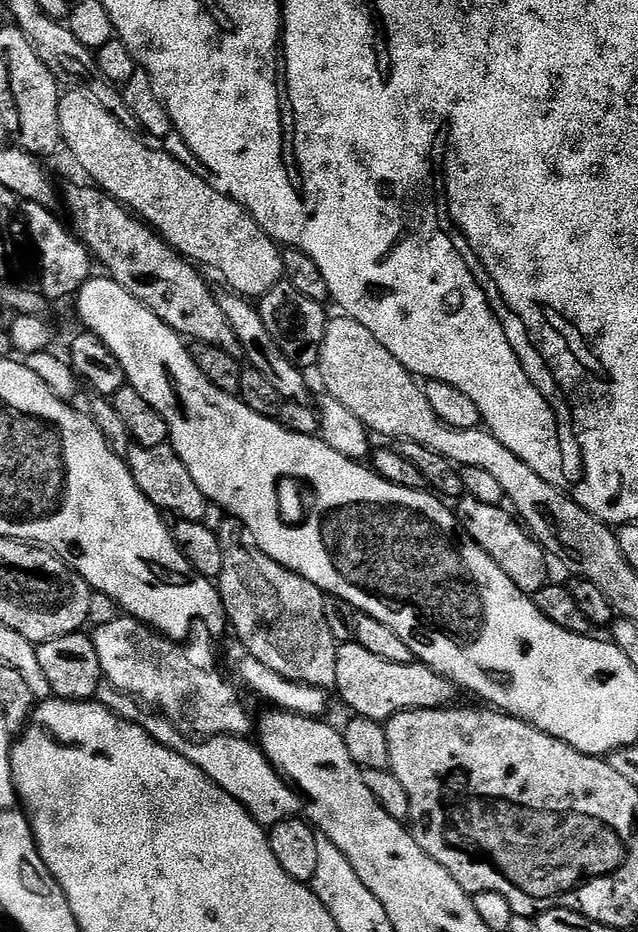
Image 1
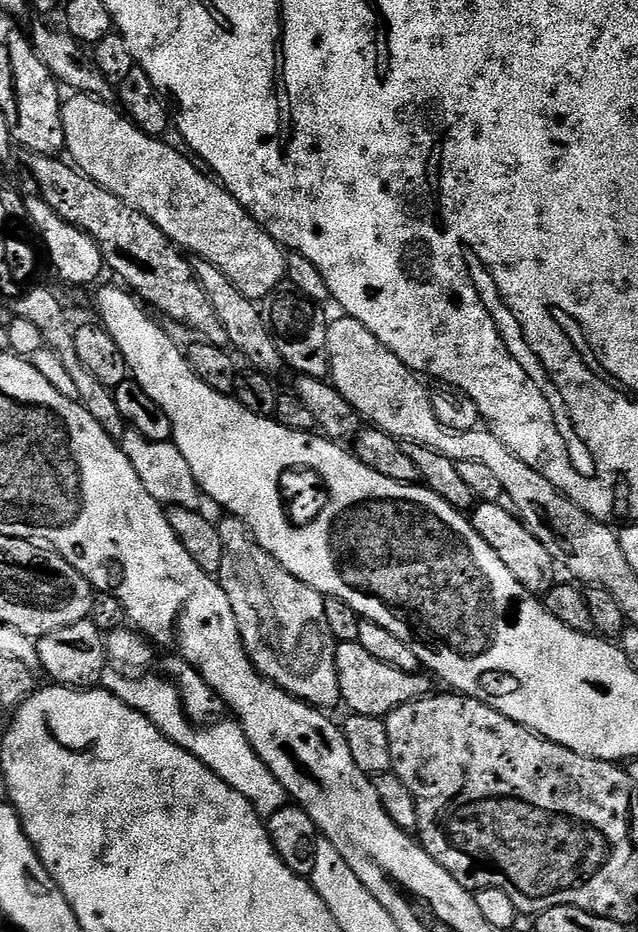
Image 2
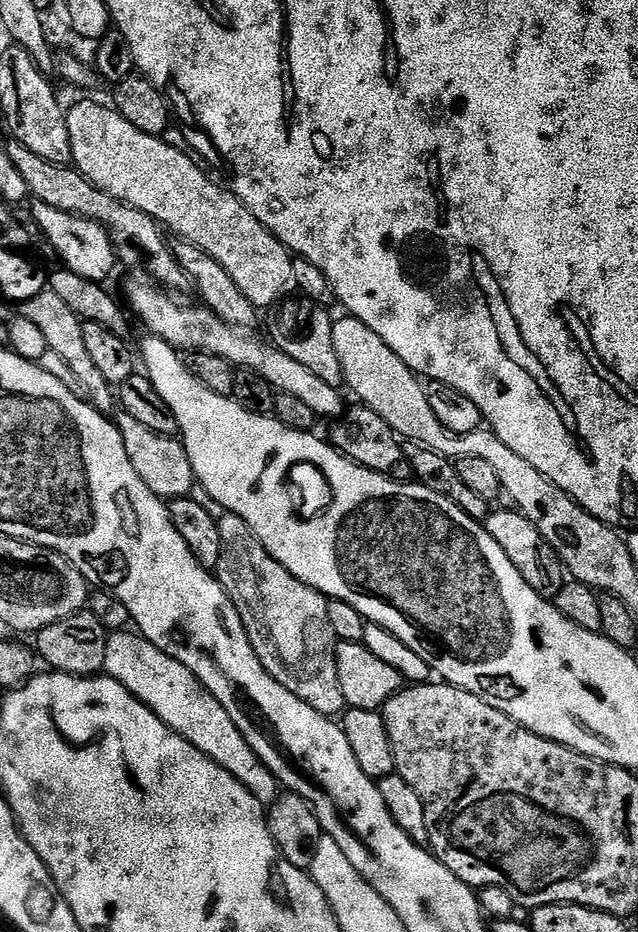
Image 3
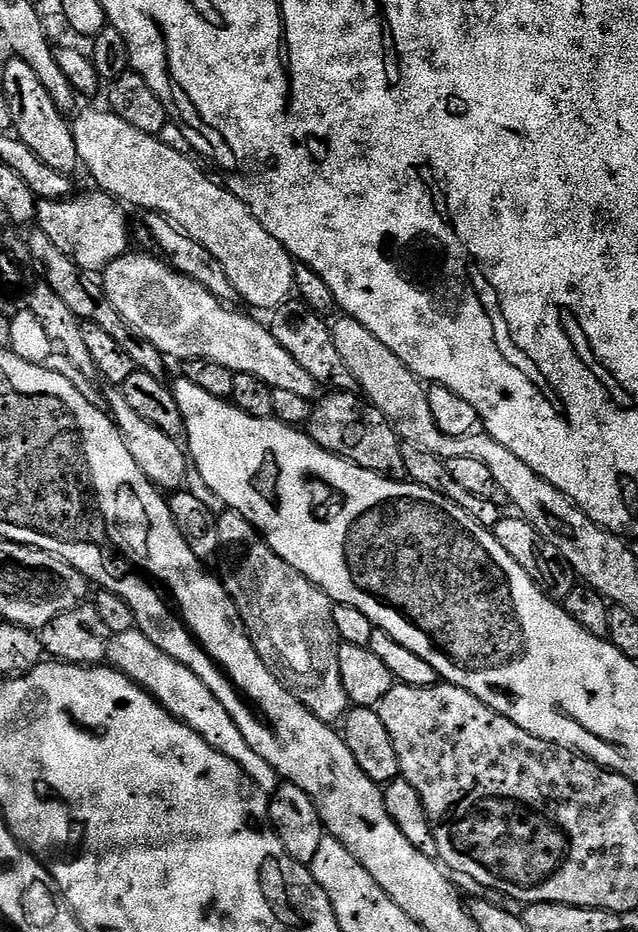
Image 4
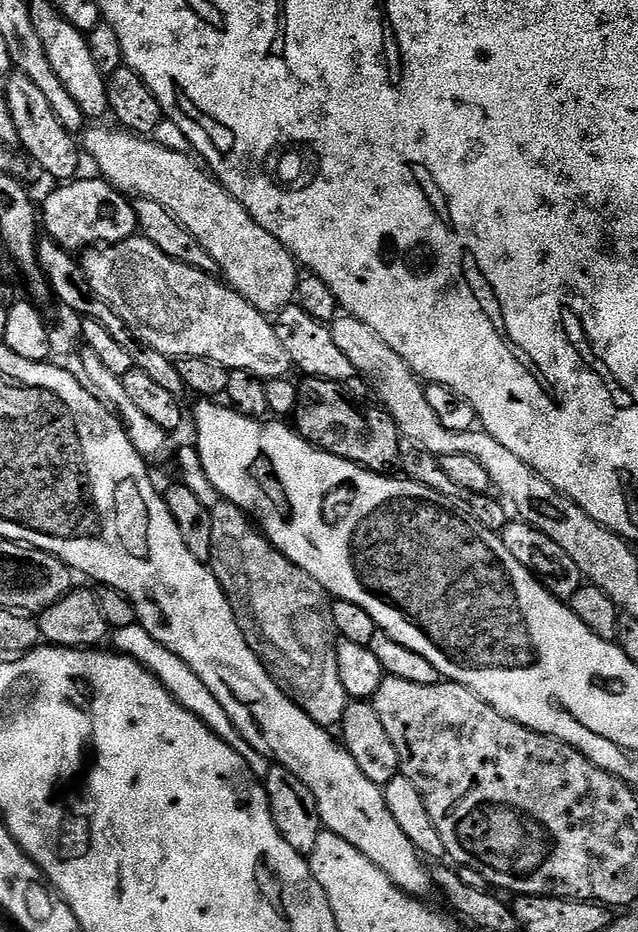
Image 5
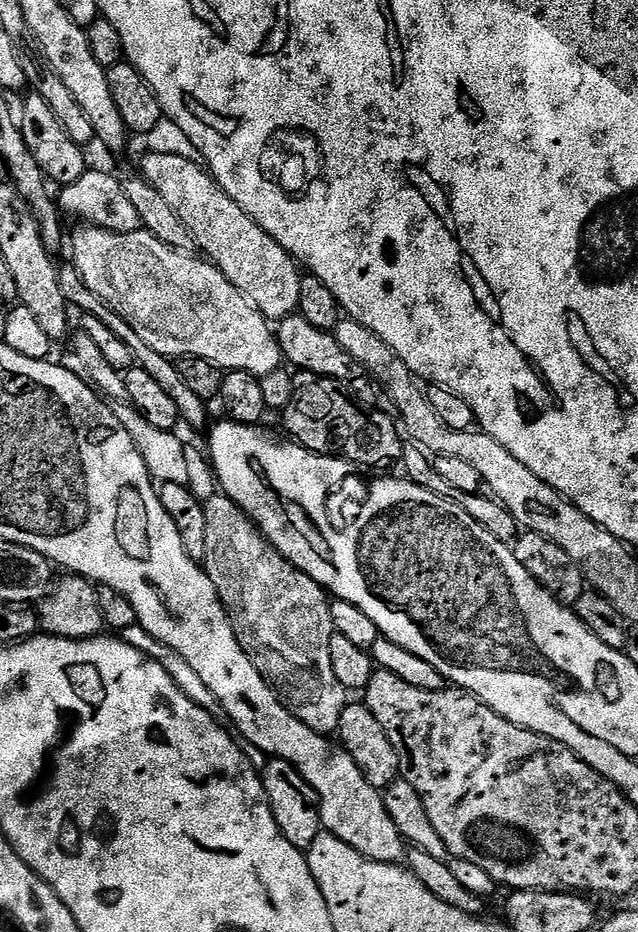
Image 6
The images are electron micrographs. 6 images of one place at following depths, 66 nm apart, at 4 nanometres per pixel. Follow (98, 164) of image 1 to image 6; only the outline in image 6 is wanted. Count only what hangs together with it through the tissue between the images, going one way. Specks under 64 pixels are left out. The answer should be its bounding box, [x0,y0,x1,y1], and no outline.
[141,153,301,322]

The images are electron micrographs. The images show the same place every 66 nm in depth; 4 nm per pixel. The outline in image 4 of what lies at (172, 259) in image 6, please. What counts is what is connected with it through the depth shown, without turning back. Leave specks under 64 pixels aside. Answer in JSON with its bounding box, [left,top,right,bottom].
[102,250,317,401]

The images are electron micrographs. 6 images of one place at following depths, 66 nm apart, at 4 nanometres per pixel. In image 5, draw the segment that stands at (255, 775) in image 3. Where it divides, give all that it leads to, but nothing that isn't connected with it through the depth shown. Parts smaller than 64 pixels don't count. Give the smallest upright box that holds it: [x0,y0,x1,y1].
[110,622,270,773]

